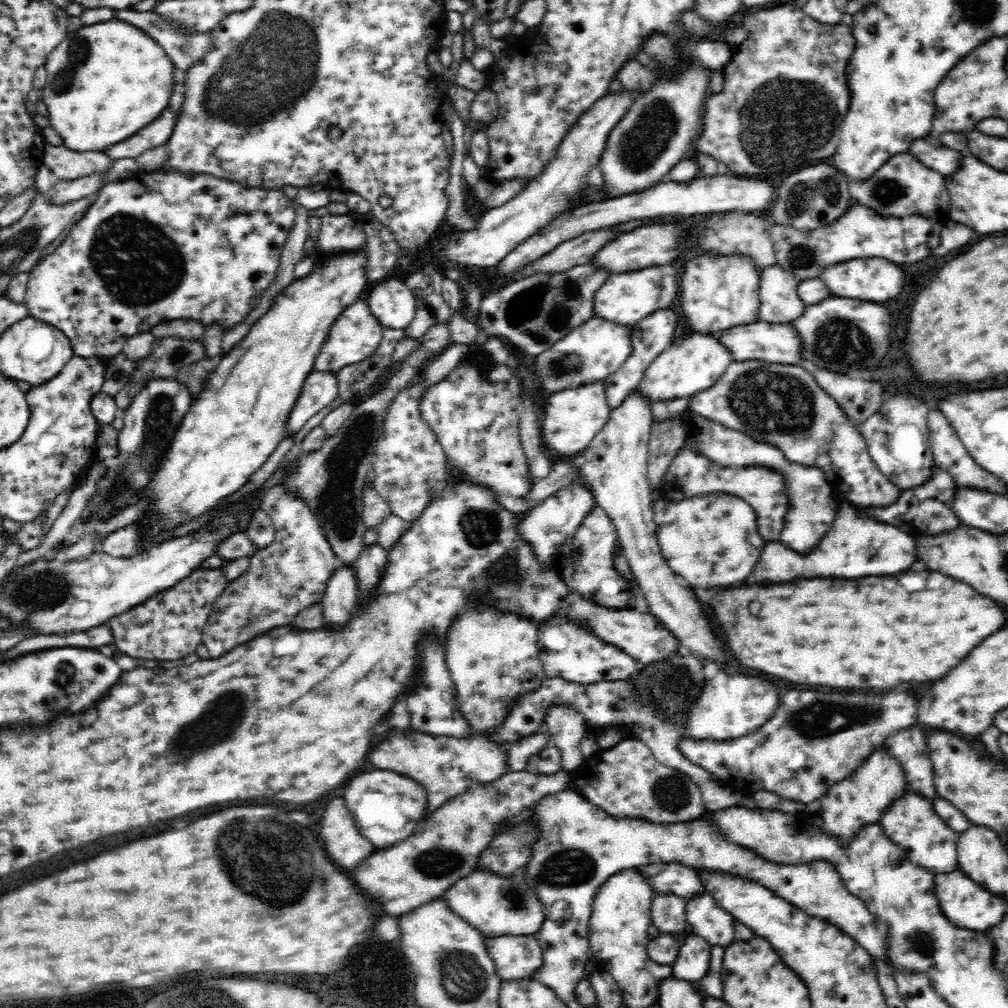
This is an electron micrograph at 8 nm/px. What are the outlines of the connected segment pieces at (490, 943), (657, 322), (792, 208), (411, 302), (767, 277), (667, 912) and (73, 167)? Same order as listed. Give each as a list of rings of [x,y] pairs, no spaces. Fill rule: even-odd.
[[[532,935],[486,937],[485,948],[502,981],[530,978],[542,966],[542,948]]]
[[[660,309],[652,314],[648,314],[646,318],[642,318],[630,327],[630,343],[632,343],[632,352],[630,356],[615,370],[605,381],[604,394],[606,395],[606,403],[613,409],[620,406],[620,403],[639,386],[643,379],[645,370],[648,365],[659,355],[662,354],[669,346],[674,344],[677,335],[676,326],[678,326],[678,316],[672,312],[676,309]]]
[[[818,164],[794,172],[780,186],[776,186],[777,195],[770,209],[773,223],[793,226],[798,230],[814,230],[834,222],[852,204],[847,184],[847,176],[828,164]]]
[[[390,277],[368,290],[368,307],[376,321],[385,328],[406,328],[416,312],[416,299],[405,281]]]
[[[778,265],[766,267],[759,273],[759,320],[776,324],[792,324],[798,320],[806,308],[797,293],[799,281]]]
[[[655,893],[651,904],[651,923],[661,934],[688,932],[687,917],[684,912],[686,899],[674,894]]]
[[[49,143],[44,148],[43,164],[55,174],[58,181],[76,180],[90,176],[92,172],[102,172],[109,169],[114,160],[102,151],[76,152],[66,147],[52,146]]]

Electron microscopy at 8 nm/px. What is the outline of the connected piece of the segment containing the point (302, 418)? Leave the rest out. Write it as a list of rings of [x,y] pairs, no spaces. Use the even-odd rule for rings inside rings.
[[[313,370],[308,375],[292,412],[288,414],[284,426],[285,438],[293,438],[311,416],[318,414],[322,408],[330,406],[338,398],[339,388],[336,380],[333,372]]]

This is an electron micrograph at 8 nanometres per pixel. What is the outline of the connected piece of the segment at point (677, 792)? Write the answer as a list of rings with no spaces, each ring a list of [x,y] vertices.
[[[638,739],[624,740],[611,749],[600,750],[592,760],[575,771],[570,788],[615,817],[644,819],[656,824],[676,824],[693,821],[707,812],[698,785],[686,773],[660,763],[650,747]]]

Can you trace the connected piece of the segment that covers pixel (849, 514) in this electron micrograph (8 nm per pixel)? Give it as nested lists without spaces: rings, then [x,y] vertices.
[[[844,500],[836,514],[836,522],[810,554],[798,554],[790,548],[784,548],[780,542],[768,542],[758,564],[754,566],[754,572],[750,578],[746,578],[746,584],[768,584],[768,580],[770,584],[782,584],[800,578],[860,578],[898,574],[908,570],[914,560],[916,548],[912,536],[890,524],[870,520],[861,508]]]

